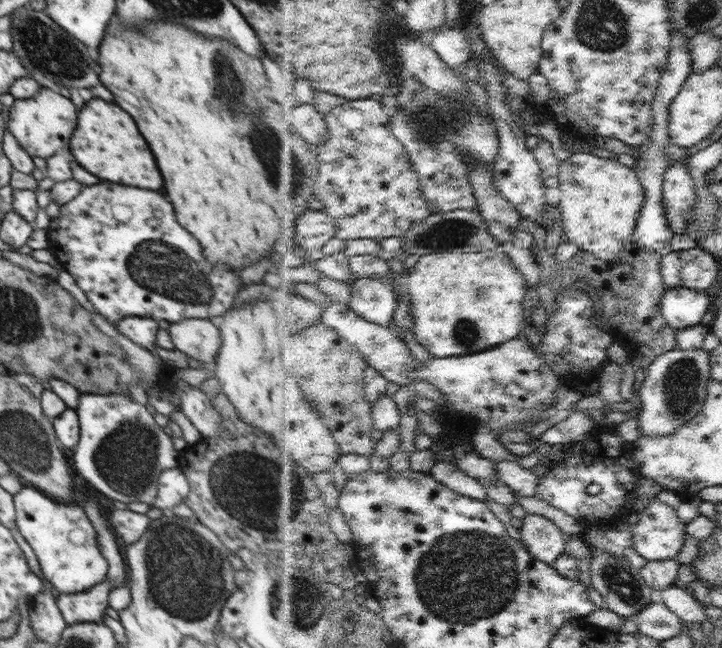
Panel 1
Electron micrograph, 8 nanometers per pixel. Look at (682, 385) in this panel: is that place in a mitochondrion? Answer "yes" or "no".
yes

